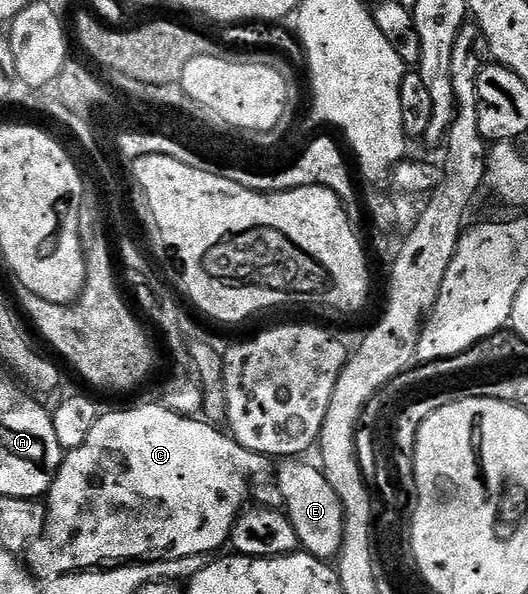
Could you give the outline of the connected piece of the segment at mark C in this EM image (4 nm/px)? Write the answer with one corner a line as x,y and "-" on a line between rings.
162,402
160,404
142,404
139,408
126,408
123,412
103,411
98,417
96,426
92,426
92,430
89,431
88,438
84,438
81,446
71,448
63,455
62,465
54,474
54,483
51,484
48,493
46,527
42,530
41,539
34,541
28,552
28,555
30,554
29,571
38,578
43,578
42,576
53,578
71,572
94,570
107,562
146,562
151,558
175,560
176,558
217,553
219,551
217,548
222,543
225,545
229,541
234,522
251,495
251,481
255,477
261,477
267,471
265,468
272,464
271,457
245,449
234,440
232,435
227,434
221,428
222,433
218,428
221,427
215,426
205,419
182,416
180,413
173,412

